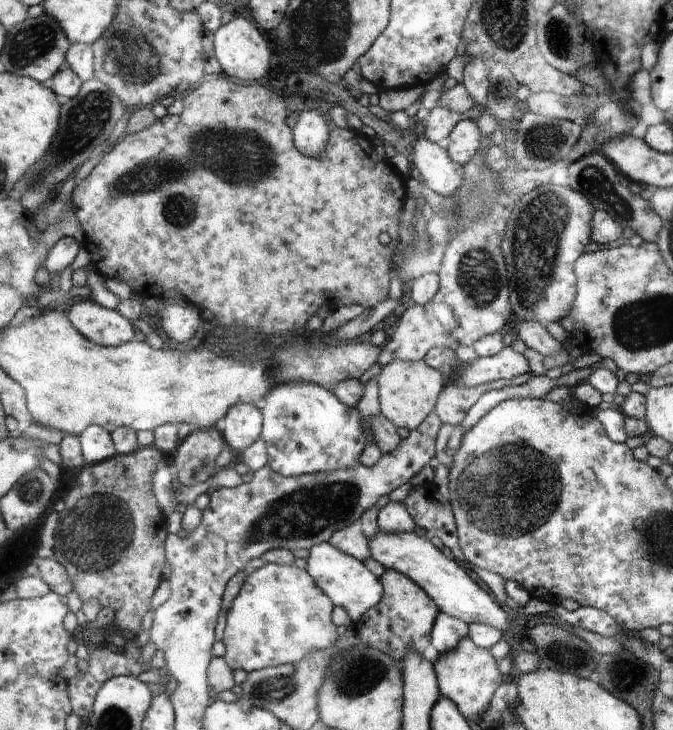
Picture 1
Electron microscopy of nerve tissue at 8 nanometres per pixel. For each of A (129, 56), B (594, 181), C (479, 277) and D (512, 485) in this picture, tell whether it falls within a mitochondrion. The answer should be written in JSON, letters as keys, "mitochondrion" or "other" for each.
{"A":"mitochondrion","B":"mitochondrion","C":"mitochondrion","D":"mitochondrion"}

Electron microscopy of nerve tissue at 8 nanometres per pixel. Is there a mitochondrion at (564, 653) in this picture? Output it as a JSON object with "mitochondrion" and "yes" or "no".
{"mitochondrion":"yes"}

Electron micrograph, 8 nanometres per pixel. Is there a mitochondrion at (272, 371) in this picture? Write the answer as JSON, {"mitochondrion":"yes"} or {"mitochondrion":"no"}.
{"mitochondrion":"yes"}

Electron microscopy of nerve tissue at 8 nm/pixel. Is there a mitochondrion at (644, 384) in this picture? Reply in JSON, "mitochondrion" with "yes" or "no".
{"mitochondrion":"no"}

